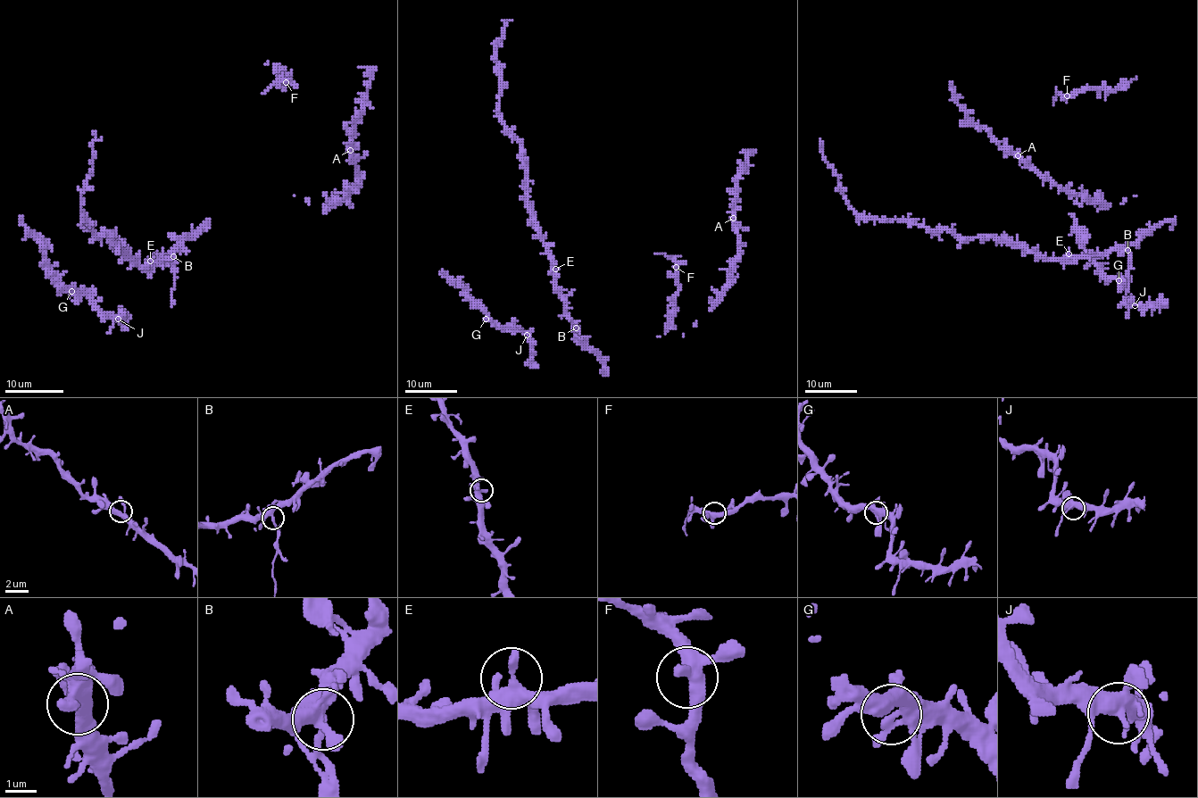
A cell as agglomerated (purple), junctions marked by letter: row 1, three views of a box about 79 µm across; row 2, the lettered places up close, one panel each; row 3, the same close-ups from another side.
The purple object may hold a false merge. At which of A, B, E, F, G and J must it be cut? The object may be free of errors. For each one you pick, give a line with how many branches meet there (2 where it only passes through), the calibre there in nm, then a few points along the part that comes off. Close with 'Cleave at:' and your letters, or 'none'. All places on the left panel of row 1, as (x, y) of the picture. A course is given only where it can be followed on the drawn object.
B: Branches: 4. Thickness 340 nm. Course of the part to remove: (174, 256), (175, 282), (170, 306)
Cleave at: B

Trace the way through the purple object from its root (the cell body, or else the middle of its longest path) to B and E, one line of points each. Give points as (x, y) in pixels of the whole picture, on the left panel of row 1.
B: (191, 236), (175, 250), (174, 256)
E: (191, 236), (170, 256), (150, 263), (150, 261)

